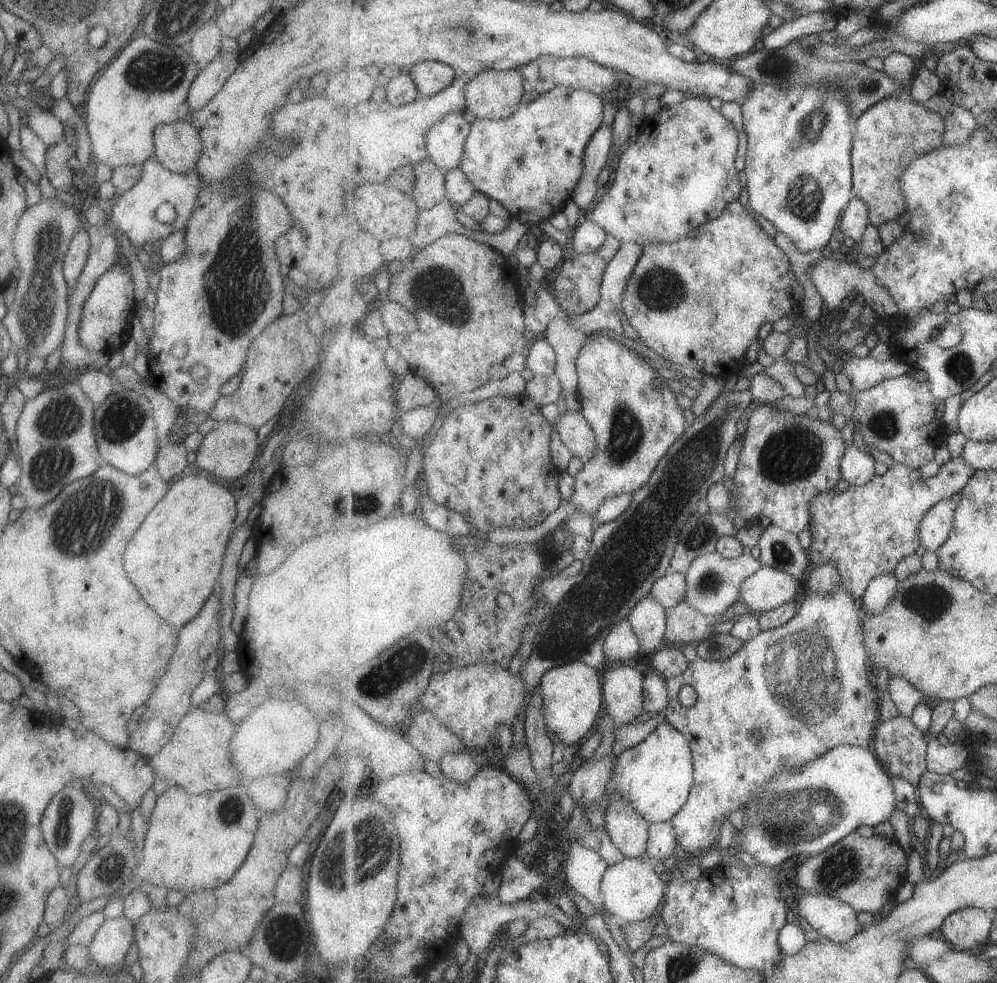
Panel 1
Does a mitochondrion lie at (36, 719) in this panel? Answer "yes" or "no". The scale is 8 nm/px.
no

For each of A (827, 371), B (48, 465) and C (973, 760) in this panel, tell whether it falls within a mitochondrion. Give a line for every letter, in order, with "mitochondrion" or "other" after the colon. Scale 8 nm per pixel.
A: other
B: mitochondrion
C: other

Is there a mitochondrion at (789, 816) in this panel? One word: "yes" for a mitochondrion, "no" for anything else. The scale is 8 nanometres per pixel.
yes

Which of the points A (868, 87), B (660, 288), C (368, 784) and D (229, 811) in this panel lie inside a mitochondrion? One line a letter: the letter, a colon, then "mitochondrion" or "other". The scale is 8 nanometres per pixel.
A: mitochondrion
B: mitochondrion
C: other
D: mitochondrion

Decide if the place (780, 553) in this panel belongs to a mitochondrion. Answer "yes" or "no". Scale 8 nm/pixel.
yes

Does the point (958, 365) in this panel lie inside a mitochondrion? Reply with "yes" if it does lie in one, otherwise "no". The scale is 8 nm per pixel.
yes

